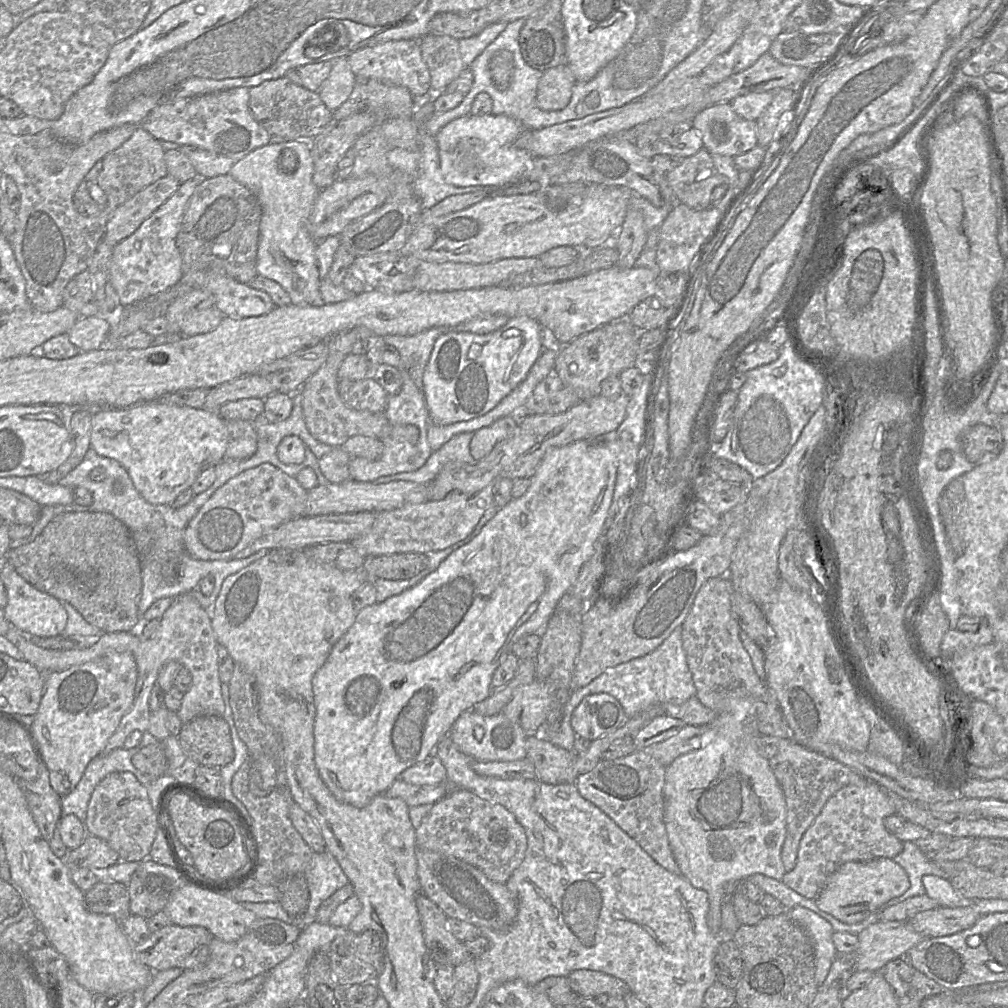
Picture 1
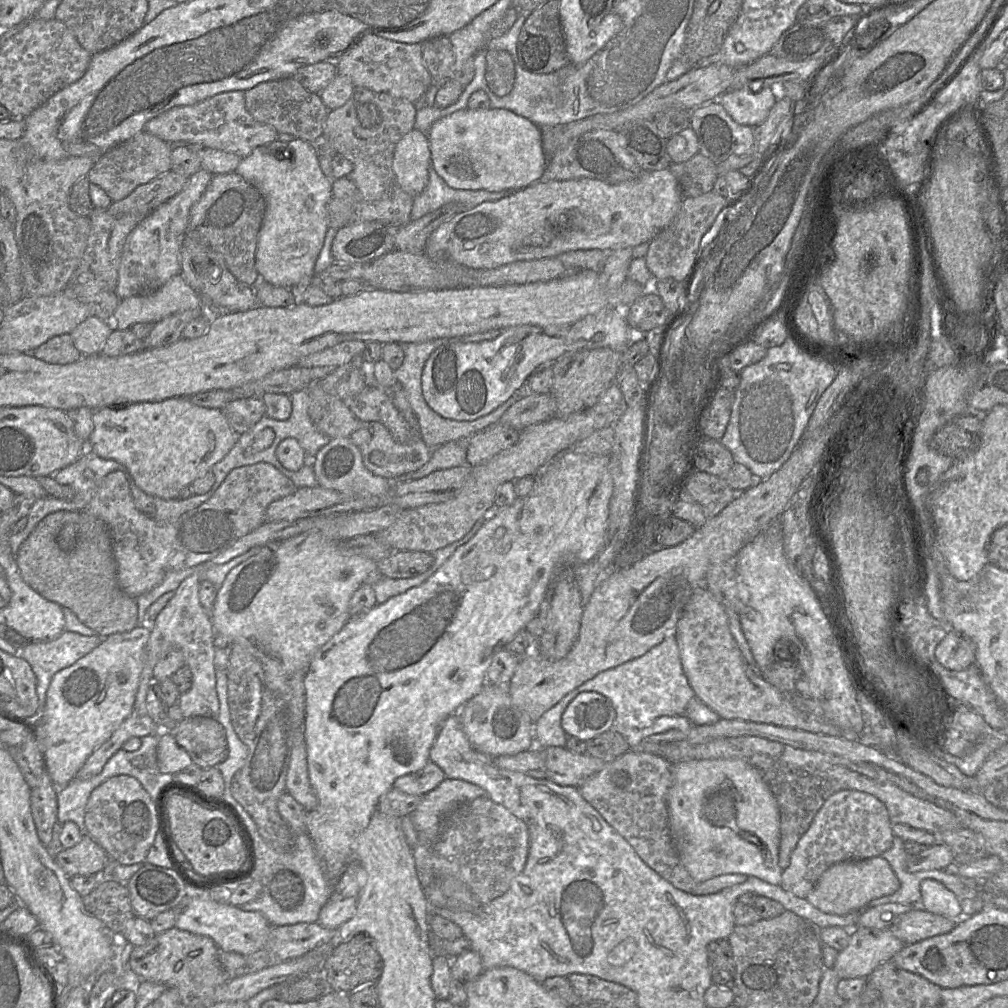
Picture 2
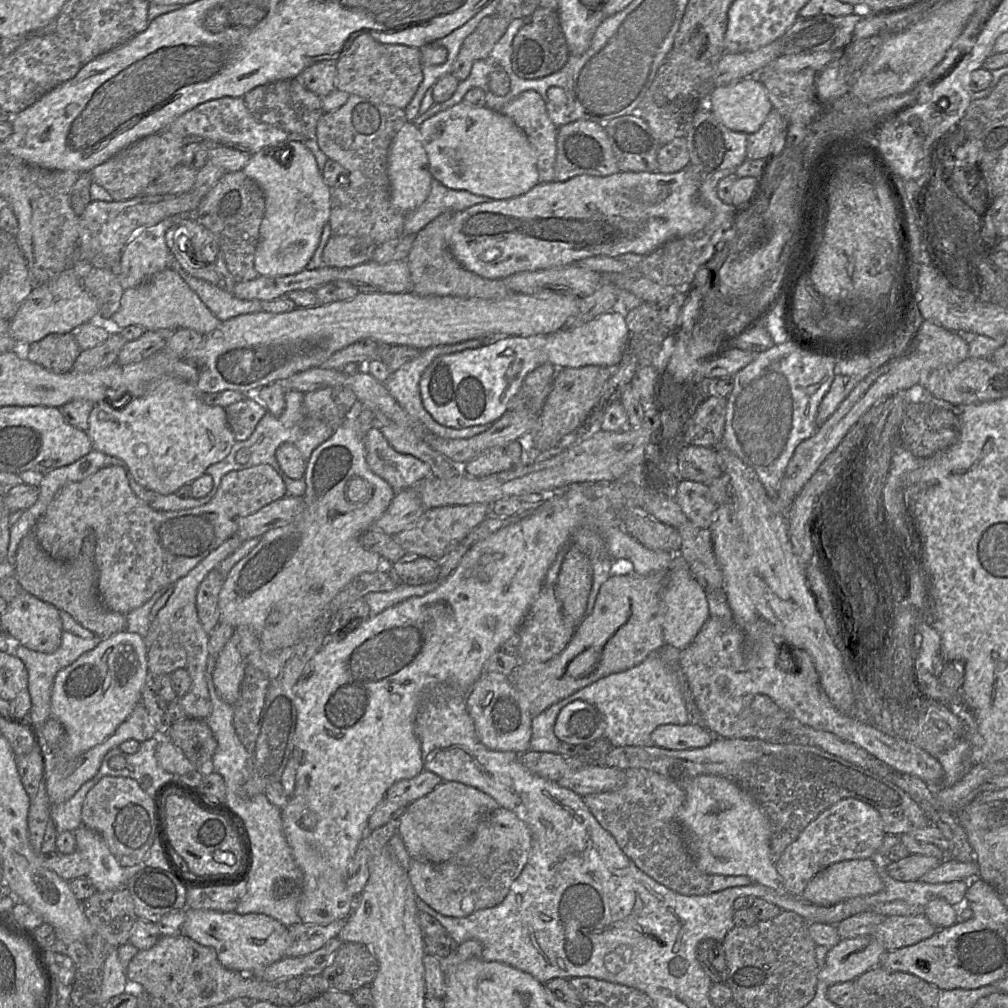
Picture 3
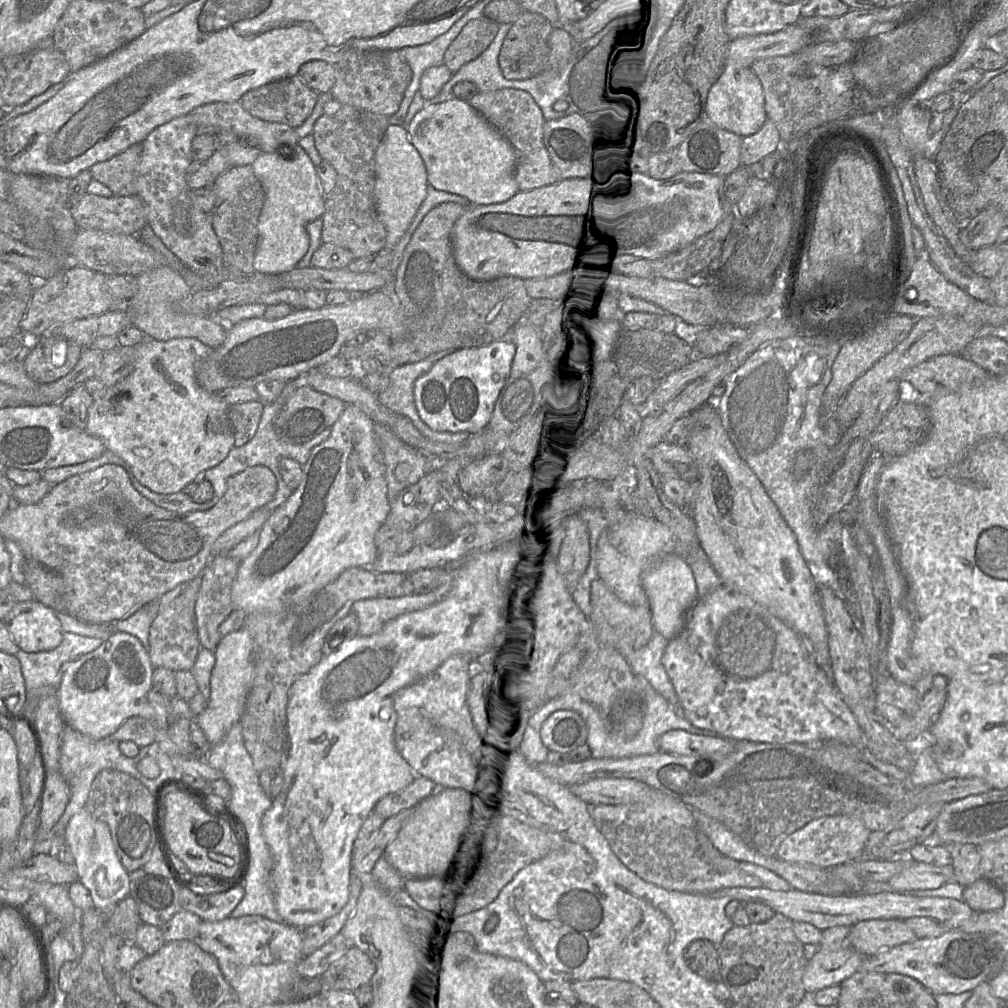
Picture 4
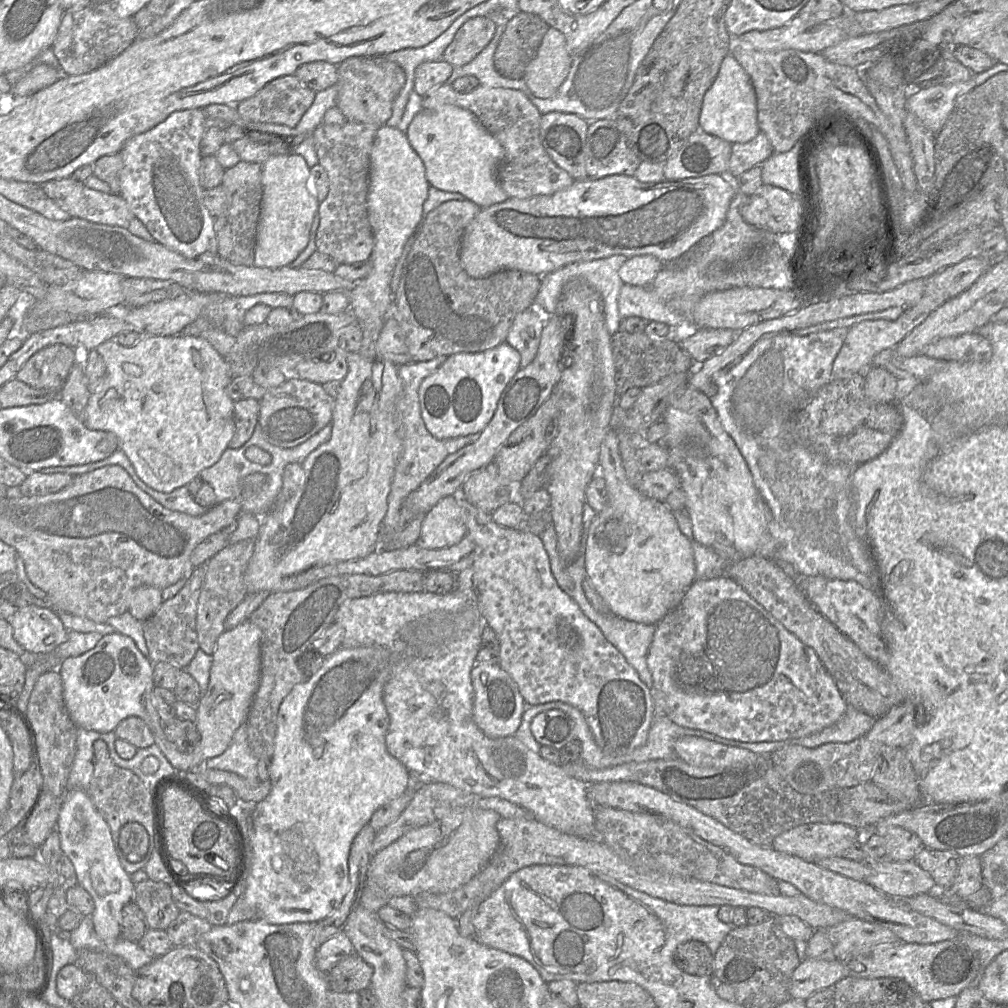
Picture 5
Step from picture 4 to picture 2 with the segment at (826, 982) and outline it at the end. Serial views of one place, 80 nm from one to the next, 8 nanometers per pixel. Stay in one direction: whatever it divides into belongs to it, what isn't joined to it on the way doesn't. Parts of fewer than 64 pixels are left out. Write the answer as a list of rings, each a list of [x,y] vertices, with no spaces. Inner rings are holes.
[[[854,927],[847,947],[838,952],[832,968],[840,979],[867,977],[904,946],[889,928]]]

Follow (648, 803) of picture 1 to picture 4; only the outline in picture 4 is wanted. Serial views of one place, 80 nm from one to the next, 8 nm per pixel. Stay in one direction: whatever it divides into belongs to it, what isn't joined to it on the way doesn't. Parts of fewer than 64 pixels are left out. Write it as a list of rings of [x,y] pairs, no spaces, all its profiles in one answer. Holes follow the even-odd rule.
[[[671,796],[654,802],[590,806],[597,829],[603,834],[619,860],[643,880],[666,890],[686,893],[708,893],[728,887],[759,888],[762,881],[739,868],[739,861],[722,854],[698,829],[694,809]]]

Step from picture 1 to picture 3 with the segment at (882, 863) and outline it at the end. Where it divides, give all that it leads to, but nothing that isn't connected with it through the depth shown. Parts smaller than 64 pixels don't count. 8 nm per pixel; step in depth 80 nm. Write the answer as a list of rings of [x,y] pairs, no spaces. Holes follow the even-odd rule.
[[[854,859],[837,862],[817,873],[807,884],[801,898],[817,906],[831,906],[854,897],[863,897],[883,889],[880,870],[870,859]]]

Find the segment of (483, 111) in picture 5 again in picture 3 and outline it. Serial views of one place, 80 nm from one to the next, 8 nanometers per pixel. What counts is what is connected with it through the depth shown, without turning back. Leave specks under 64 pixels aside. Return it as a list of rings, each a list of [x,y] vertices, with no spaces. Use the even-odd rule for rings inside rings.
[[[524,91],[505,104],[500,112],[510,117],[526,134],[536,154],[539,183],[553,182],[555,180],[556,134],[558,127],[550,119],[541,96],[536,91]]]

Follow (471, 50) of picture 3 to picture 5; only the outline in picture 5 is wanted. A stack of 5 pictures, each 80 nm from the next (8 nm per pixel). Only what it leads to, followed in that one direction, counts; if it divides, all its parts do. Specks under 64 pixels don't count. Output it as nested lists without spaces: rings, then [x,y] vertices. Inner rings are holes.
[[[487,17],[470,18],[457,30],[440,60],[453,67],[471,62],[492,40],[496,28],[496,24]]]

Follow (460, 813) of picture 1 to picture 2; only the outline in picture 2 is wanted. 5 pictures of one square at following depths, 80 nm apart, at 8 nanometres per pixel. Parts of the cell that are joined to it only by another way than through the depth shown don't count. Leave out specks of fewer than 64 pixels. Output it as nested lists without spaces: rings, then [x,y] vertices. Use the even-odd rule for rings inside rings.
[[[482,796],[456,807],[431,829],[417,832],[417,841],[412,851],[422,888],[434,878],[453,877],[468,891],[471,906],[479,907],[502,896],[509,889],[512,879],[522,872],[529,851],[529,832],[525,823],[505,807],[493,802],[488,796]]]

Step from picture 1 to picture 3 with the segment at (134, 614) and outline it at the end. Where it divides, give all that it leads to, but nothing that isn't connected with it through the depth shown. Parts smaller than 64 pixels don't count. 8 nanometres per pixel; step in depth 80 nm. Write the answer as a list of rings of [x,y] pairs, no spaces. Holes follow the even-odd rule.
[[[31,530],[20,542],[15,561],[15,576],[22,590],[37,597],[43,602],[55,606],[70,614],[83,627],[90,630],[100,639],[126,630],[126,614],[109,610],[98,592],[98,571],[95,564],[94,535],[83,540],[81,551],[76,559],[63,562],[52,558],[39,545]]]

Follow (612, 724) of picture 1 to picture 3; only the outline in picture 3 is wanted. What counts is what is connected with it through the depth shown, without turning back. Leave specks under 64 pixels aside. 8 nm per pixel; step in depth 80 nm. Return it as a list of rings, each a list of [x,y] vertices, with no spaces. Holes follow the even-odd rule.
[[[577,699],[560,710],[554,733],[561,742],[581,745],[603,737],[605,728],[604,718],[597,707]]]

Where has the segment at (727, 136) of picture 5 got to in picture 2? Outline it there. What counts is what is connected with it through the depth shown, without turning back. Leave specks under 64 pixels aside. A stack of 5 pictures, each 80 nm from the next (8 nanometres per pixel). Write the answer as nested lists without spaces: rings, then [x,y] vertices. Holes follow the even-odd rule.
[[[770,86],[729,89],[718,100],[735,122],[751,127],[761,124],[776,103]]]

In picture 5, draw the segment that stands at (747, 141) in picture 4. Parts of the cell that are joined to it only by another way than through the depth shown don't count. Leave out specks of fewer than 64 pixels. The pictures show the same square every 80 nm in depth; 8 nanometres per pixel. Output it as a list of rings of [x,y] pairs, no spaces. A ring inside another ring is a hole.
[[[759,132],[747,143],[732,144],[728,172],[736,178],[750,168],[762,164],[773,153],[773,147],[767,136]]]

